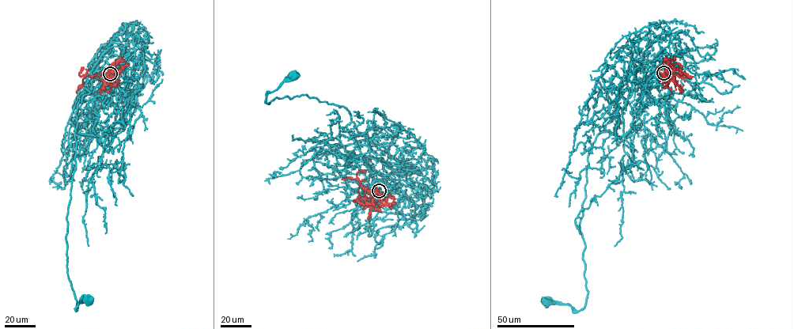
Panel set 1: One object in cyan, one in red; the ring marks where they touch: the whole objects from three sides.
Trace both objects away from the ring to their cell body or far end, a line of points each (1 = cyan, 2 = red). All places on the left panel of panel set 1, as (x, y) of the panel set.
1: (110, 73), (113, 84), (127, 85), (110, 133), (74, 131), (66, 268), (77, 310), (87, 301)
2: (110, 73), (89, 75), (111, 73), (115, 77)

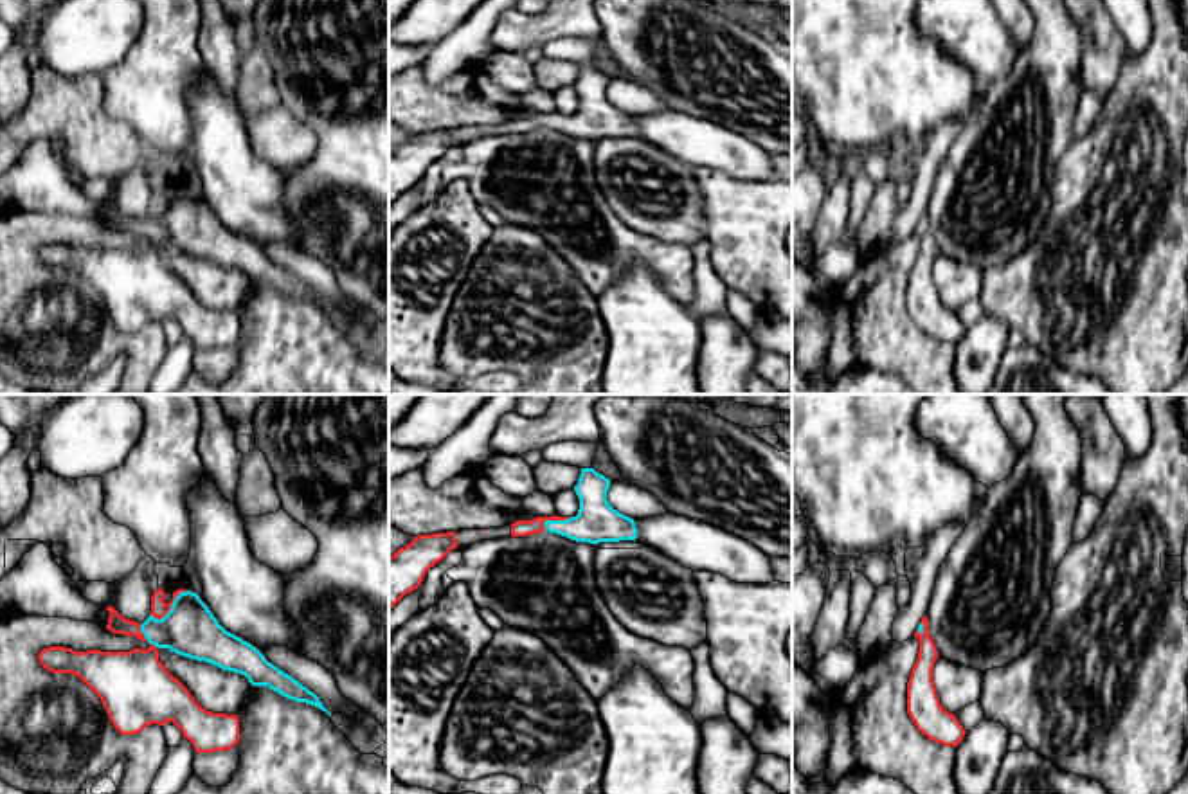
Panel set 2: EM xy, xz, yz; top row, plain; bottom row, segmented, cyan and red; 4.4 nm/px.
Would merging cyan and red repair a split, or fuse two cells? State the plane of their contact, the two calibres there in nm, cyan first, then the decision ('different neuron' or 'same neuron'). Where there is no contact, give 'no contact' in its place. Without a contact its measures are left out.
meets cyan in xy; 240 nm thick on the cyan side, 80 nm on the other; different neuron

